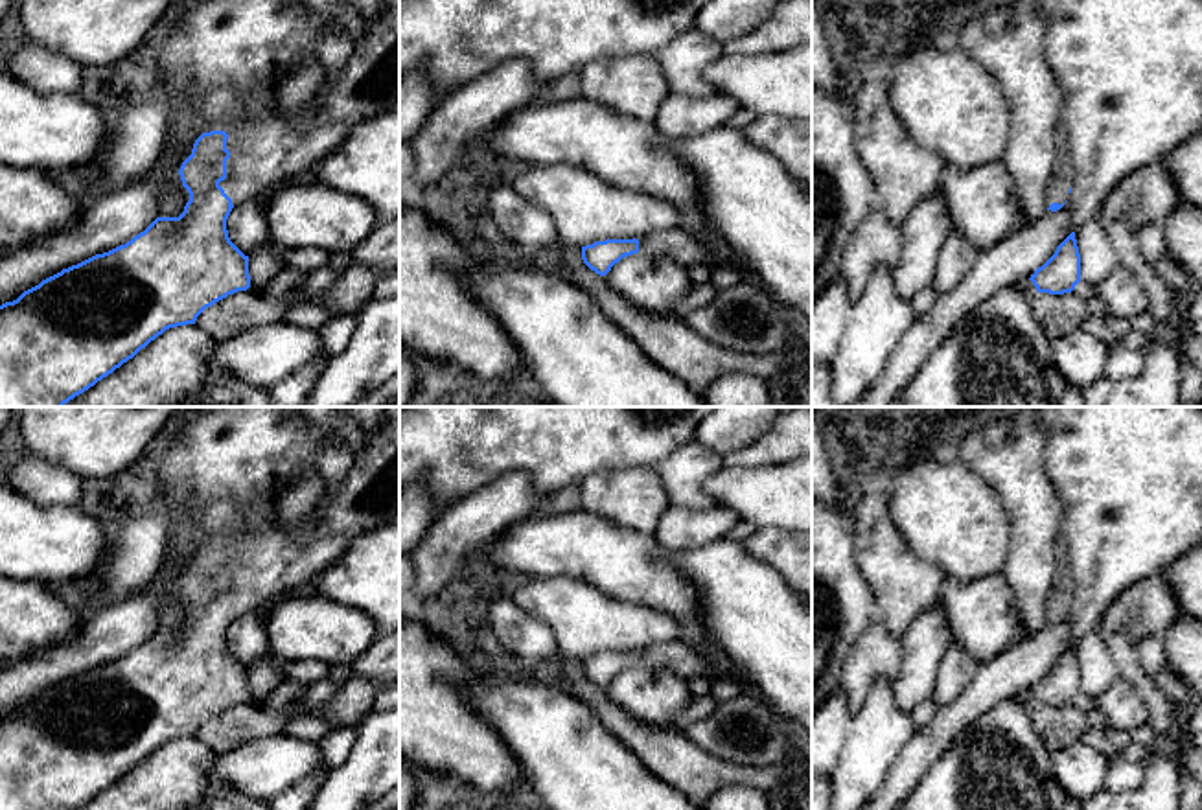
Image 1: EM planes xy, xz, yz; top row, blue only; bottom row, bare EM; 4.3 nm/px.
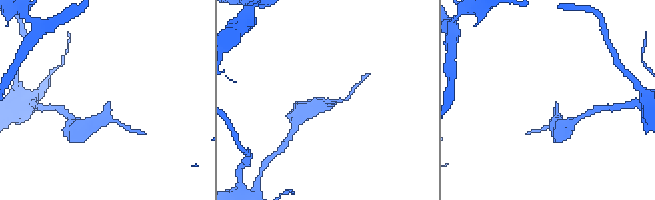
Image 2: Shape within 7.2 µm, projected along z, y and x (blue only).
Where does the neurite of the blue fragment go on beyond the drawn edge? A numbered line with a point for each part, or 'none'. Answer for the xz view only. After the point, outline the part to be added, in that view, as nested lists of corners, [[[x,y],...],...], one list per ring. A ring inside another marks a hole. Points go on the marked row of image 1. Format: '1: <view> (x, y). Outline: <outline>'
1: xz (681, 245). Outline: [[[677,226],[639,237],[639,252],[668,258],[688,269],[705,258],[711,243],[712,239],[688,228]]]

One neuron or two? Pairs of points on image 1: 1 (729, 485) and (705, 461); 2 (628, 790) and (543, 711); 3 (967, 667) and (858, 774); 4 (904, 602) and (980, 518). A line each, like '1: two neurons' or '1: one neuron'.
1: two neurons
2: one neuron
3: two neurons
4: two neurons

